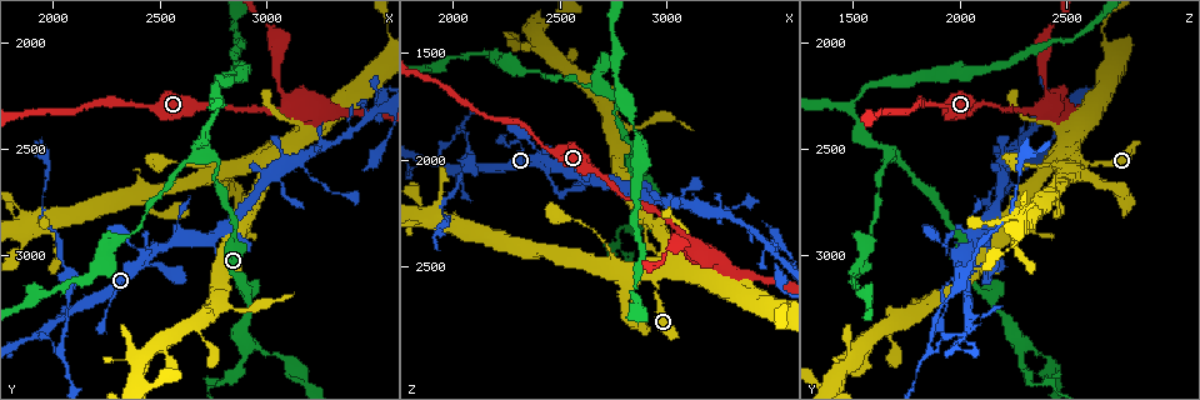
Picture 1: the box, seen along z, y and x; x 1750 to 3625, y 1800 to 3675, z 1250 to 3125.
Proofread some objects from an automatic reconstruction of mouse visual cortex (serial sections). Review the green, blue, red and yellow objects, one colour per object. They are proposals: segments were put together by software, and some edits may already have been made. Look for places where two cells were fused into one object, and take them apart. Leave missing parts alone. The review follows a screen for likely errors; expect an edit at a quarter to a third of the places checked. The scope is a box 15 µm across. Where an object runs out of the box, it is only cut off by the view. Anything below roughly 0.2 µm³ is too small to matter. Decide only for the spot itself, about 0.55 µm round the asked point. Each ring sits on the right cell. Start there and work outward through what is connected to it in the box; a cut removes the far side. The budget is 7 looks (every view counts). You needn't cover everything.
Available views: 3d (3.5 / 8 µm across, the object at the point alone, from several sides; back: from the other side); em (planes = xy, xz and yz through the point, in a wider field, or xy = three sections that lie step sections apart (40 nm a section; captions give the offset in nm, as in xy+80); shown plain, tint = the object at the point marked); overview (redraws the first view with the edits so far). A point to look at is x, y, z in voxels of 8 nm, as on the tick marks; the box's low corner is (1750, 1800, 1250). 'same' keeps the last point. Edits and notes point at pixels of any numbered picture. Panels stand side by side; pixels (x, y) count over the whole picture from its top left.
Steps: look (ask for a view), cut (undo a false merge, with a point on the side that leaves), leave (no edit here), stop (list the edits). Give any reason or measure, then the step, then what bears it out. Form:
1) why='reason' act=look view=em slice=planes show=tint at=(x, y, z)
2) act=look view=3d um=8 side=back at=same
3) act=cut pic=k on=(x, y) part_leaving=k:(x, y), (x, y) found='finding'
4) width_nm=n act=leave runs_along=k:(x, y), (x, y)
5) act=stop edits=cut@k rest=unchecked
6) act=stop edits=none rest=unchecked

why='arms part here' act=look view=3d um=3.5 at=(2920, 3420, 2310)

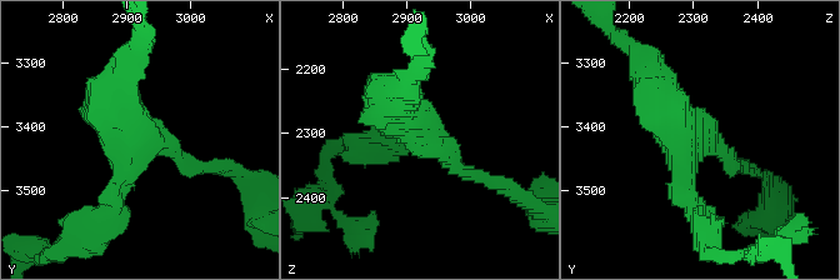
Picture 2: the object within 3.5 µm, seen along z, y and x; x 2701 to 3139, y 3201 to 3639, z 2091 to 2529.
arms=3 arm_widths_nm=200,250,400 why='shape alone is not enough' act=look view=em slice=xy step=5 show=plain at=(2930, 3420, 2300)

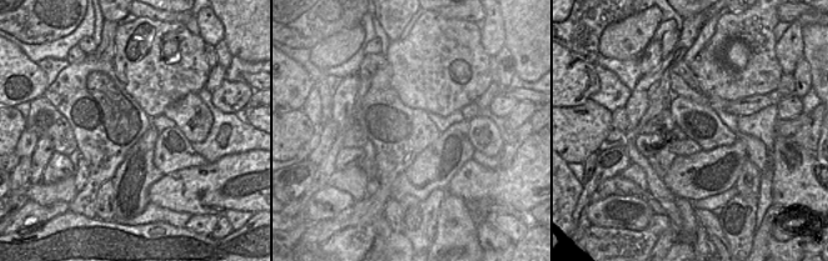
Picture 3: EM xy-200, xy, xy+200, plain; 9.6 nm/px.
why='with the object marked' act=look view=em slice=xy step=5 show=tint at=same

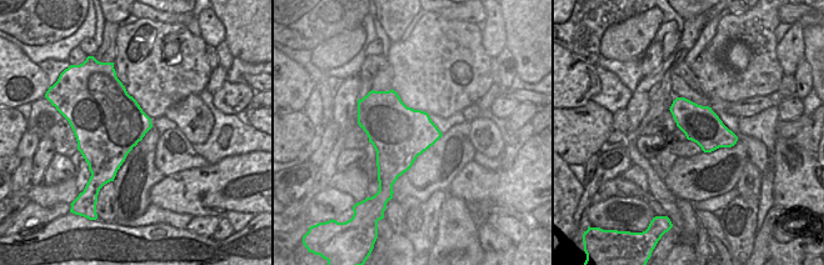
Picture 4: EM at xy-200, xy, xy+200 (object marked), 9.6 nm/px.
act=leave runs_along=2:(646, 69), (681, 138), (733, 164) found='all the same cell'

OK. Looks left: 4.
why='thin neck' act=look view=3d um=3.5 at=(3540, 2300, 2510)

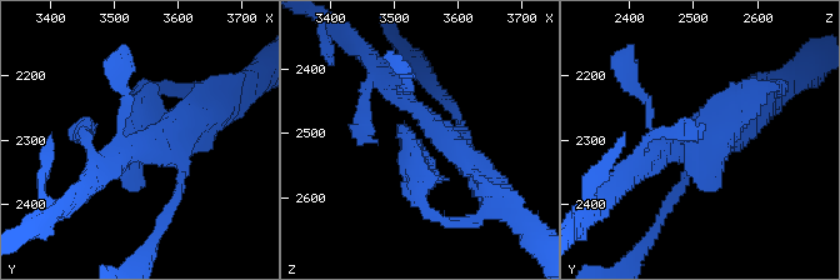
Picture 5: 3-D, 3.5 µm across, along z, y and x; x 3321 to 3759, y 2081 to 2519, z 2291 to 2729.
why='now the EM' act=look view=em slice=xy step=1 show=tint at=(3540, 2300, 2515)

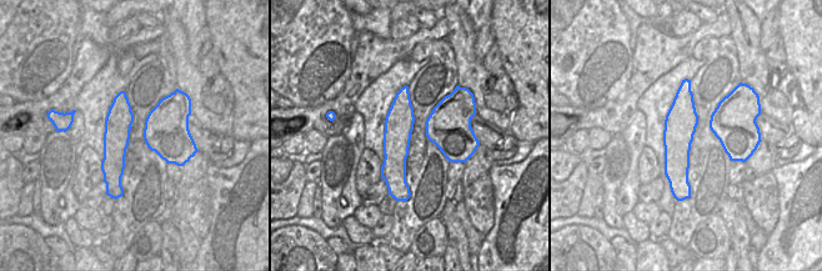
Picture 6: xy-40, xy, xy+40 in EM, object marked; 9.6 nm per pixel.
act=leave runs_along=5:(646, 163), (718, 136), (759, 90) found='continuous, no second cell'

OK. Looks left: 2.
why='three arms meet' act=look view=3d um=3.5 side=back at=(2760, 2340, 1510)

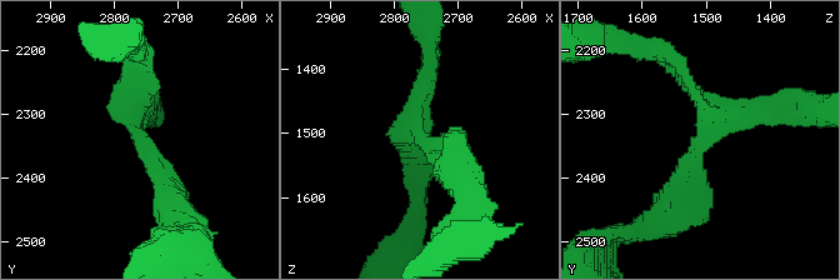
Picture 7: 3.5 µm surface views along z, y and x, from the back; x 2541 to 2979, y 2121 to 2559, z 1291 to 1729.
act=look view=em slice=xy step=2 show=tint at=(2765, 2325, 1500)

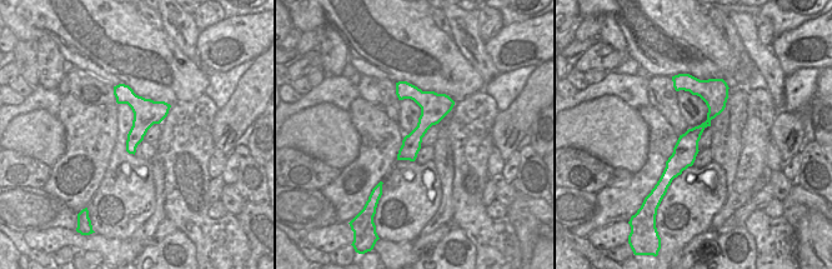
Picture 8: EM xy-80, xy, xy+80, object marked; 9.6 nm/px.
act=leave runs_along=7:(174, 195), (120, 110), (131, 61) found='one cell here'

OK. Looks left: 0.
act=stop edits=none rest=unchecked

